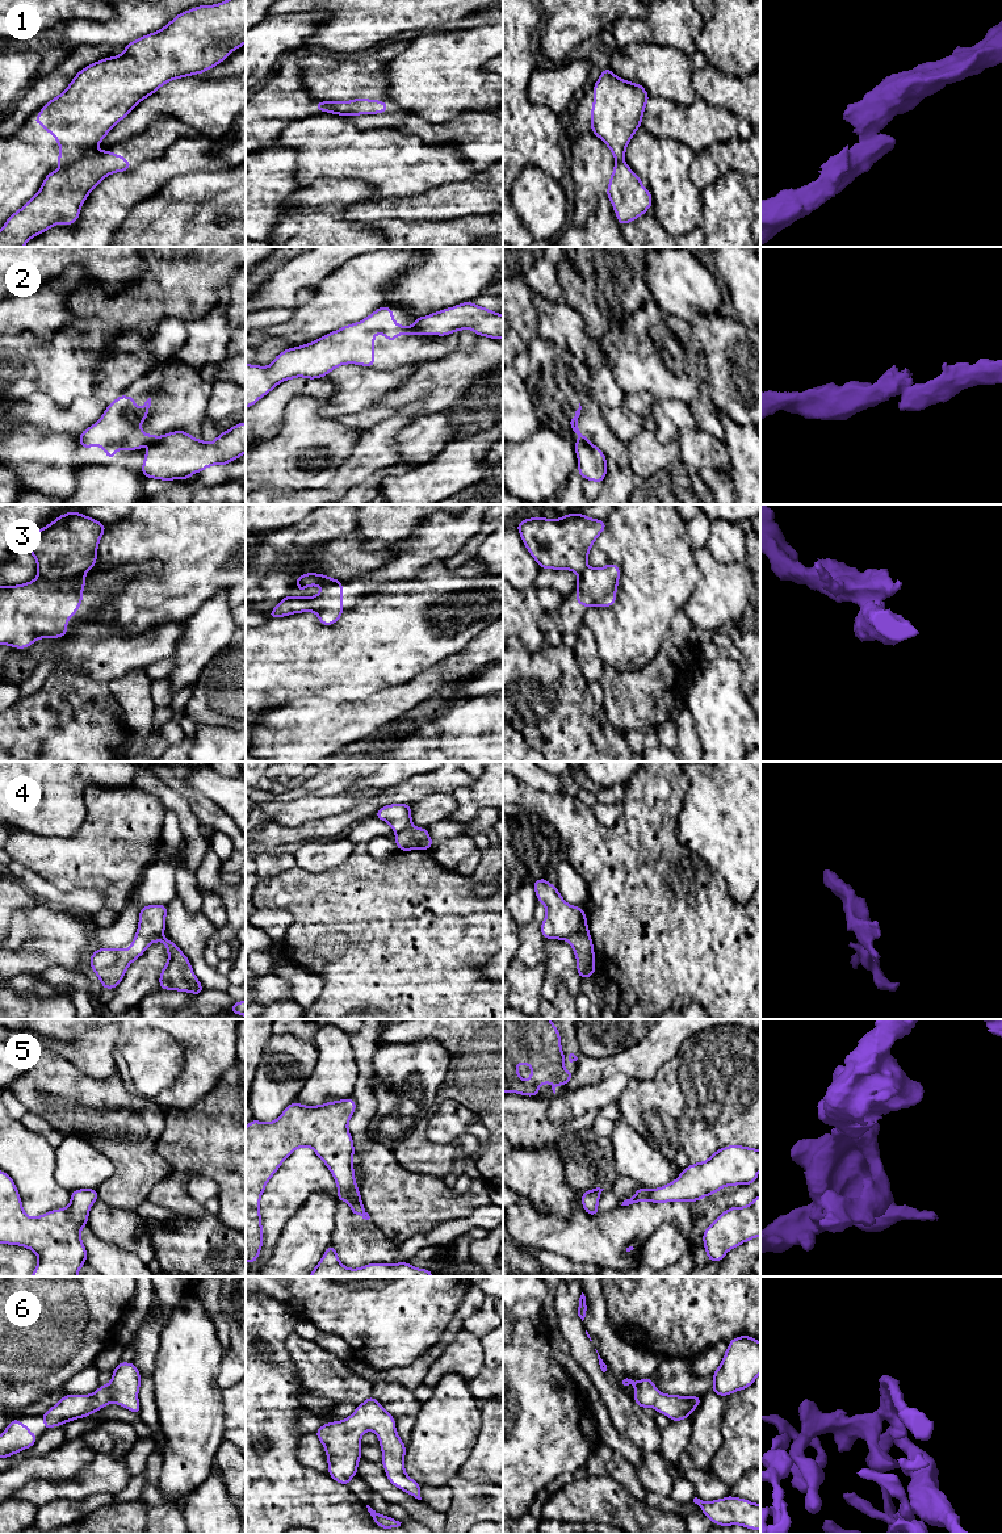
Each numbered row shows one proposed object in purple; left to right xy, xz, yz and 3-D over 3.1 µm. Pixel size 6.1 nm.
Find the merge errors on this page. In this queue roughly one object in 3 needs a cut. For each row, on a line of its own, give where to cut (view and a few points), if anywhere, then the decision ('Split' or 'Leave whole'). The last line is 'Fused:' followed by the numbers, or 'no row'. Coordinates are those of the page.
1: Split along xy (93, 150), (62, 167). Split
2: Split along yz (581, 436), (588, 441). Split
3: Split along xy (83, 571), (51, 581), (38, 577). Split
4: Split along yz (586, 922), (567, 939). Split
5: No split. Leave whole
6: No split. Leave whole
Fused: 1, 2, 3, 4

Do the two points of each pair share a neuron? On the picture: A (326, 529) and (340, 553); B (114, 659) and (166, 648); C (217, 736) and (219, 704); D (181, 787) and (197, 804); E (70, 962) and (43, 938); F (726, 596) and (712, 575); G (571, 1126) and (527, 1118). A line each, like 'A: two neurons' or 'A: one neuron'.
A: two neurons
B: one neuron
C: two neurons
D: one neuron
E: one neuron
F: one neuron
G: one neuron

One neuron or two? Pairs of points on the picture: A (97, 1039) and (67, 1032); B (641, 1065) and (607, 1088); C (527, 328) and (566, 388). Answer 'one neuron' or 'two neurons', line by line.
A: two neurons
B: two neurons
C: two neurons

